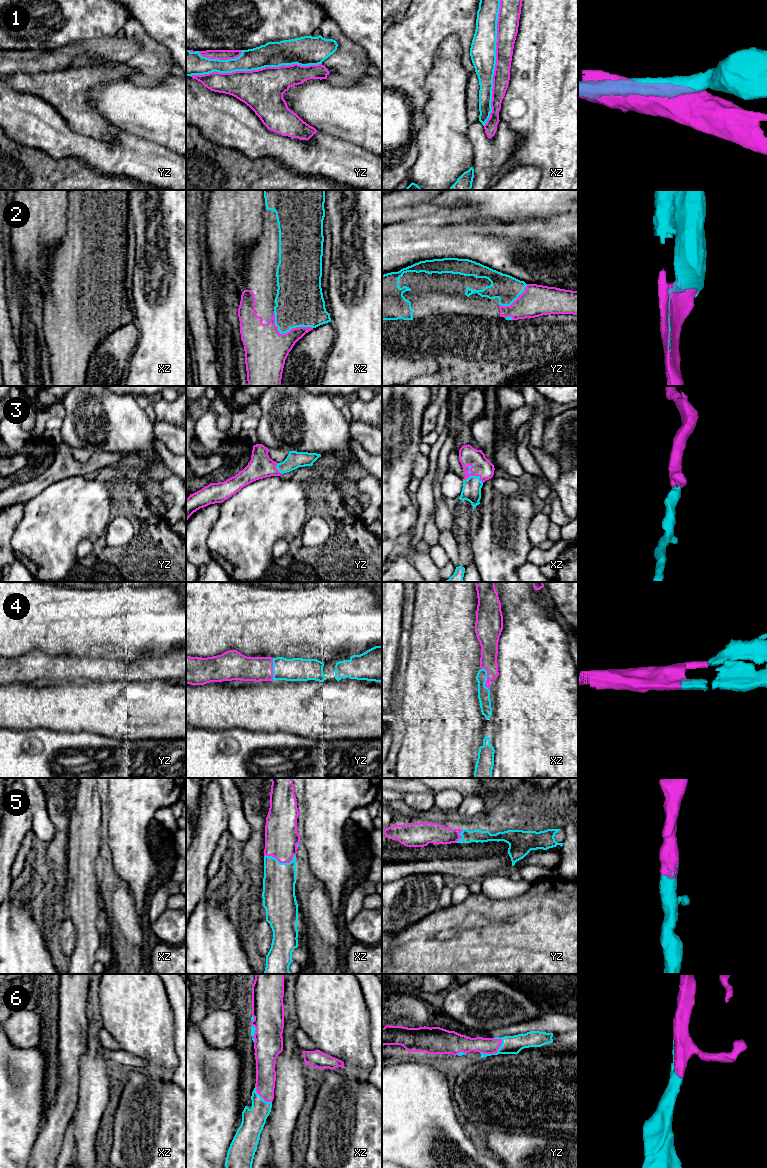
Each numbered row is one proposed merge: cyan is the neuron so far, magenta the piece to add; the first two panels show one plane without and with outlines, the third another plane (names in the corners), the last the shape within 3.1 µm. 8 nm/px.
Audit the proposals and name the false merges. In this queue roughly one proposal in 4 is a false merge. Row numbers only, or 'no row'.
1

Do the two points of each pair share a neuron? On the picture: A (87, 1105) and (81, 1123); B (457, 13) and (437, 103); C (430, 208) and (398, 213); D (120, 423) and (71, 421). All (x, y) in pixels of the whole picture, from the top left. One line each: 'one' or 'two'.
A: one
B: two
C: one
D: one

